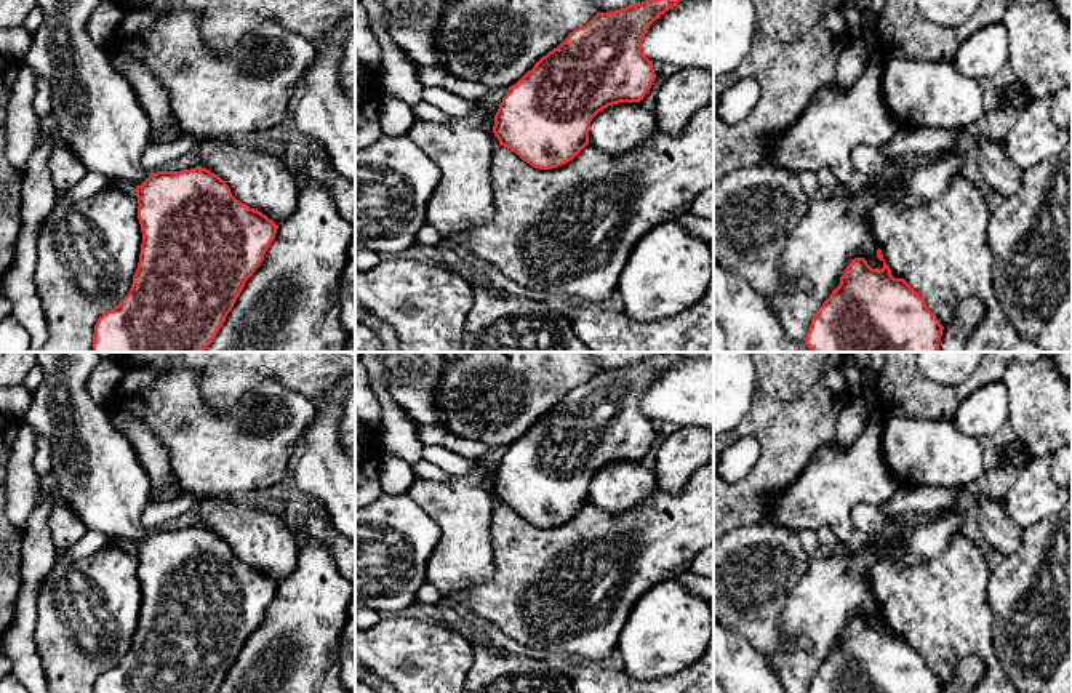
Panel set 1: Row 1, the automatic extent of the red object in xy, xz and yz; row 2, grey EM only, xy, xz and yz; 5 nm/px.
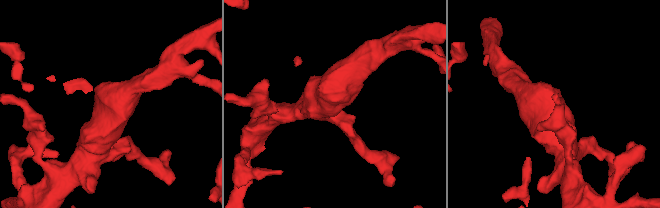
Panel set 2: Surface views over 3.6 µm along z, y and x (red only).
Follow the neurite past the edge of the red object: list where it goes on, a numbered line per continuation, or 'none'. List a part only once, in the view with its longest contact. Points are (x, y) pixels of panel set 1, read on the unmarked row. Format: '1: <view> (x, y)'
1: xy (100, 477)

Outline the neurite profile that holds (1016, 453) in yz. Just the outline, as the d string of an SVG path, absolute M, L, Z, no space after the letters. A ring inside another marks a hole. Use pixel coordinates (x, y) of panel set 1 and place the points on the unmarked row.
M1016 439L1008 447L998 448L998 459L1003 466L1026 467L1034 458L1029 455L1026 445Z

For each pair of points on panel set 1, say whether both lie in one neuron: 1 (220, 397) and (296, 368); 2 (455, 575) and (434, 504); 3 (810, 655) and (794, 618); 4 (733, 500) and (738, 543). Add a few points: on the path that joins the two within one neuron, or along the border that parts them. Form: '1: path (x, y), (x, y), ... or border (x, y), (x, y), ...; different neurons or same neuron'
1: path (239, 378), (248, 368), (277, 368); same neuron
2: path (455, 557), (455, 525), (452, 522); same neuron
3: path (810, 645), (810, 634), (804, 628); same neuron
4: border (767, 519), (757, 524), (736, 525), (730, 530); different neurons

